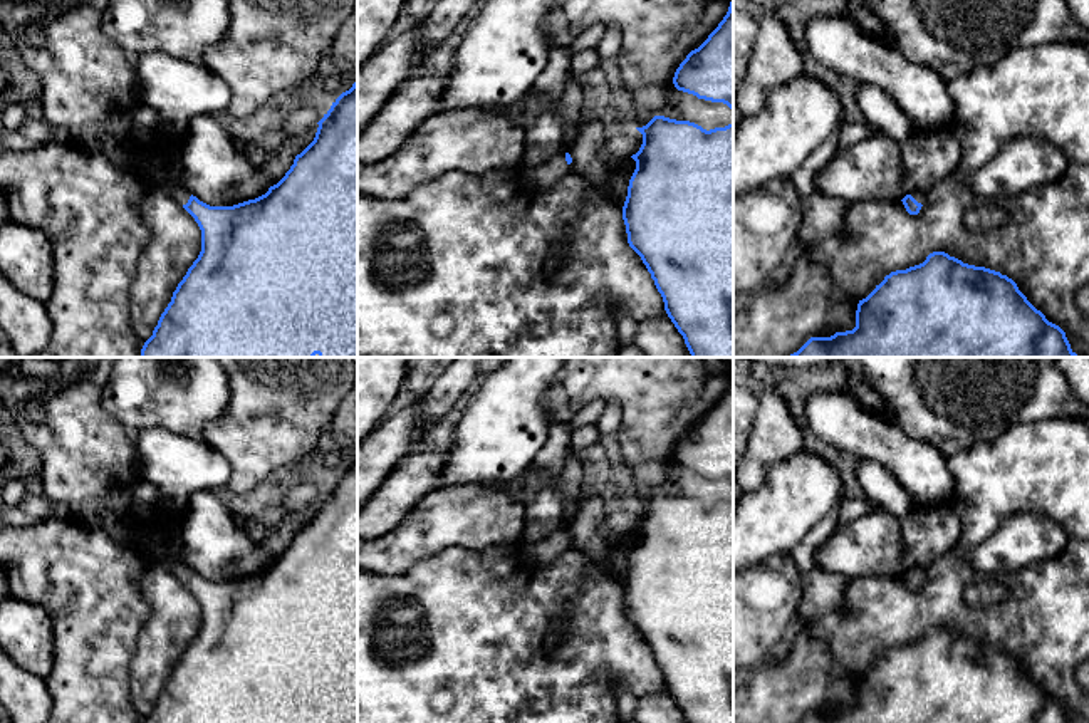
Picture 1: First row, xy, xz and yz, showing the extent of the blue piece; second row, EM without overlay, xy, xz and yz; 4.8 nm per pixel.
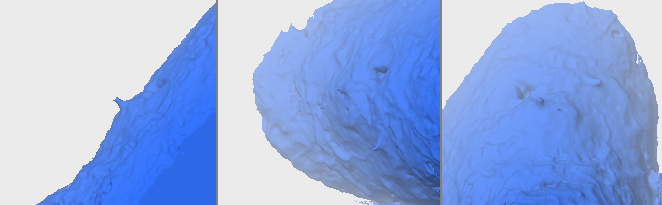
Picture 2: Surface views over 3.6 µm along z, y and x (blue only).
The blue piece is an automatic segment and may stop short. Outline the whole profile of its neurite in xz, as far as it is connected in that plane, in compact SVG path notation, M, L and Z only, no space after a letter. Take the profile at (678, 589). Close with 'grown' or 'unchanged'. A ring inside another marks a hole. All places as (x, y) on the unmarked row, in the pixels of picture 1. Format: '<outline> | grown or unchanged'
M654 492L636 505L643 520L631 532L636 545L623 582L628 619L651 649L686 723L733 723L733 498L706 507L690 497Z | unchanged

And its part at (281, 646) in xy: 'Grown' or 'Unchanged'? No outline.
Grown

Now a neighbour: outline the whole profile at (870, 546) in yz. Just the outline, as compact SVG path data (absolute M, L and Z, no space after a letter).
M883 508L837 527L814 550L814 559L822 569L849 580L906 572L899 522Z

